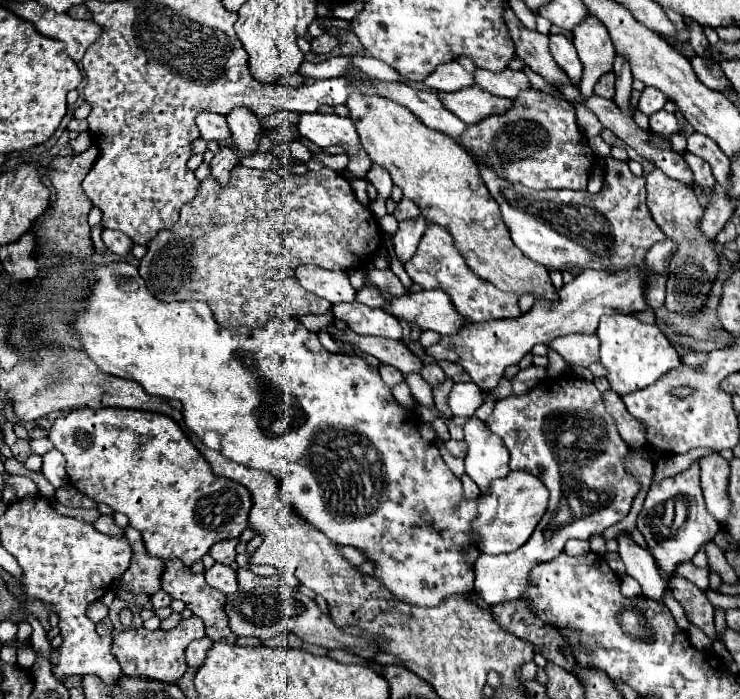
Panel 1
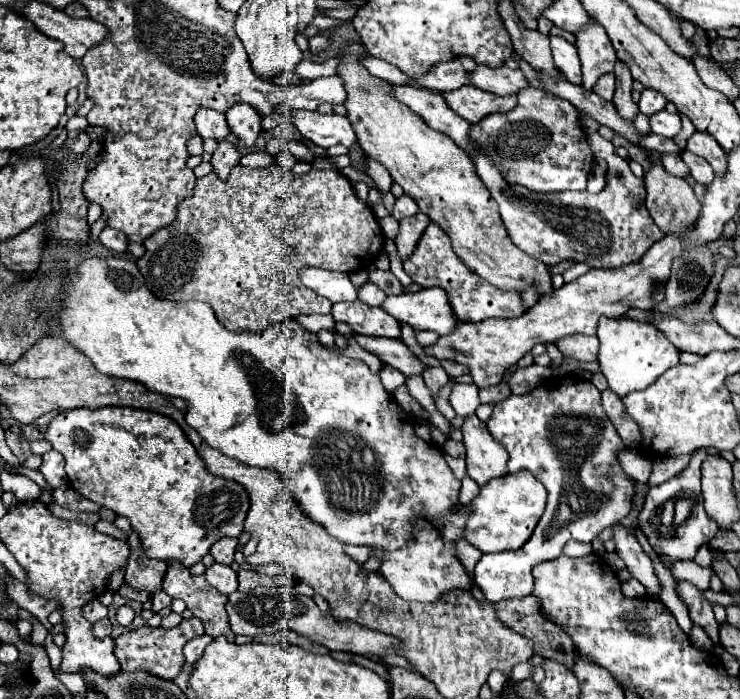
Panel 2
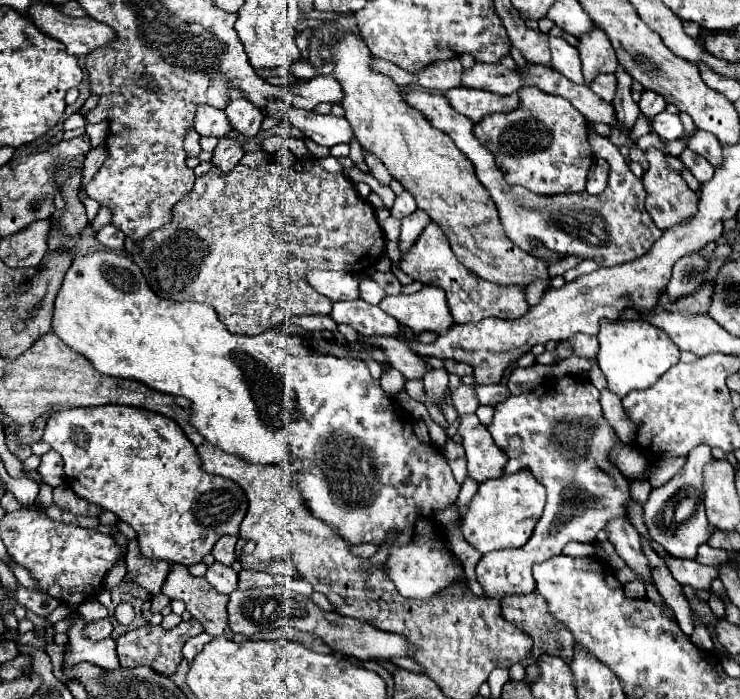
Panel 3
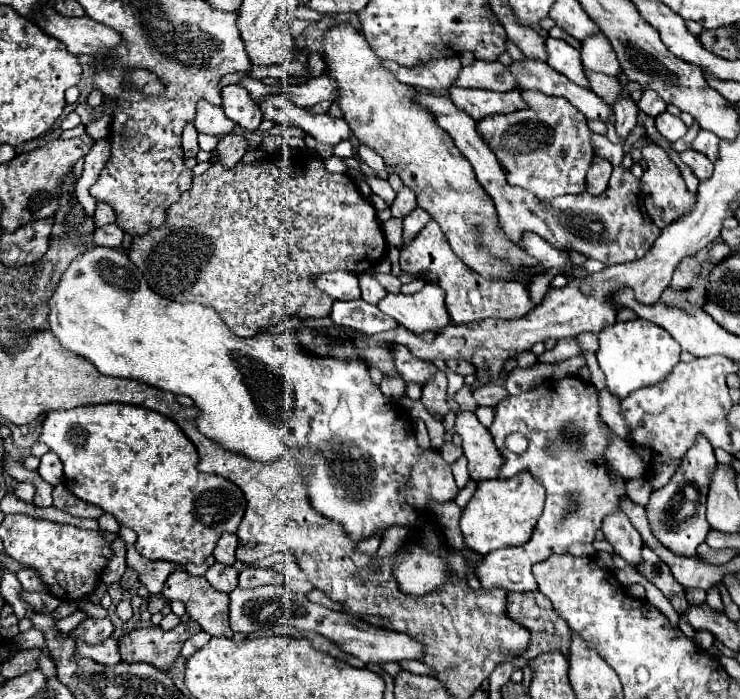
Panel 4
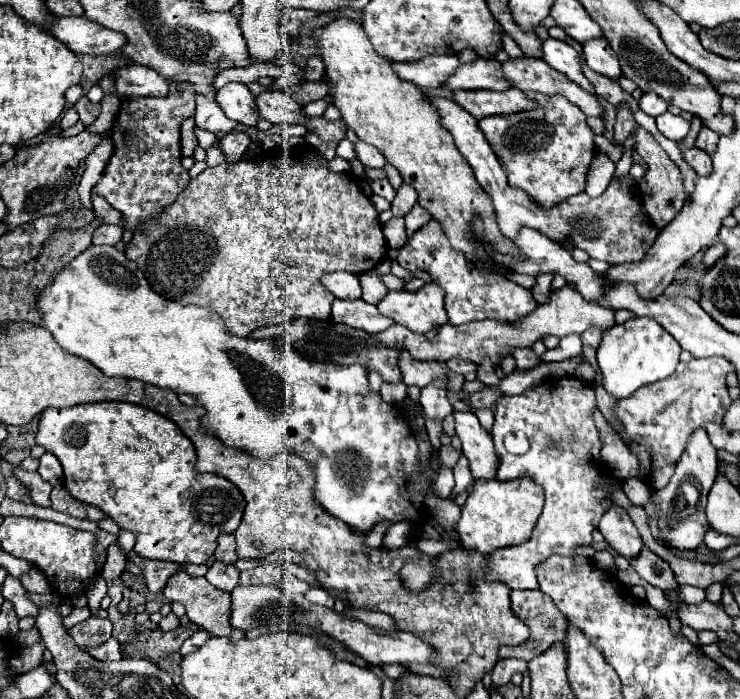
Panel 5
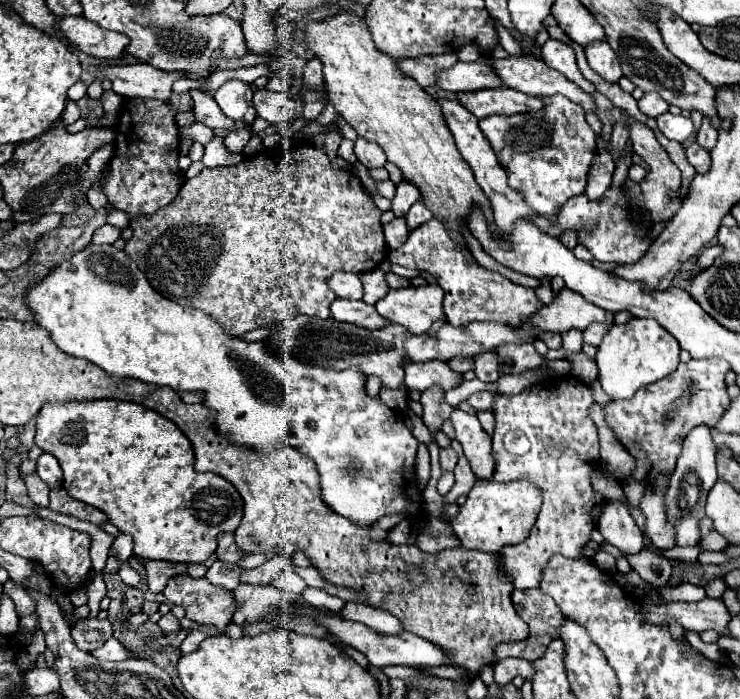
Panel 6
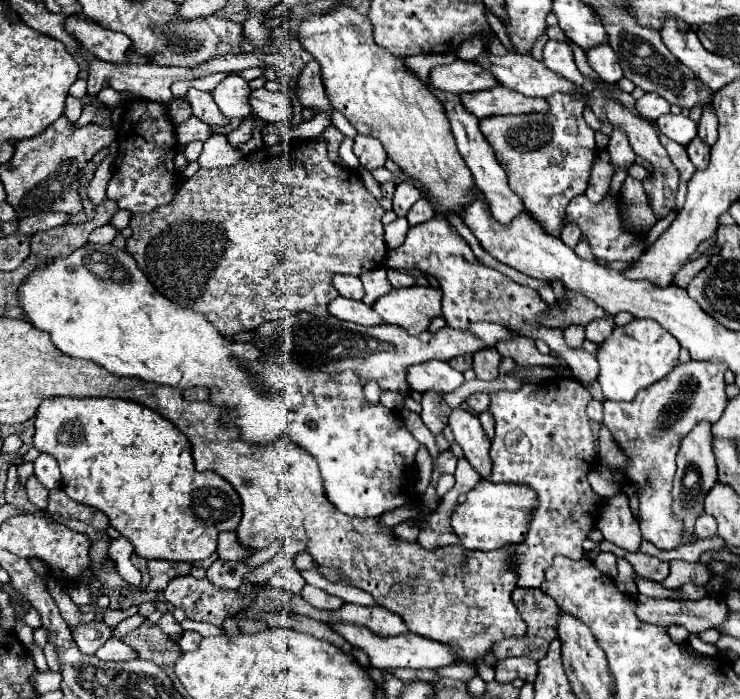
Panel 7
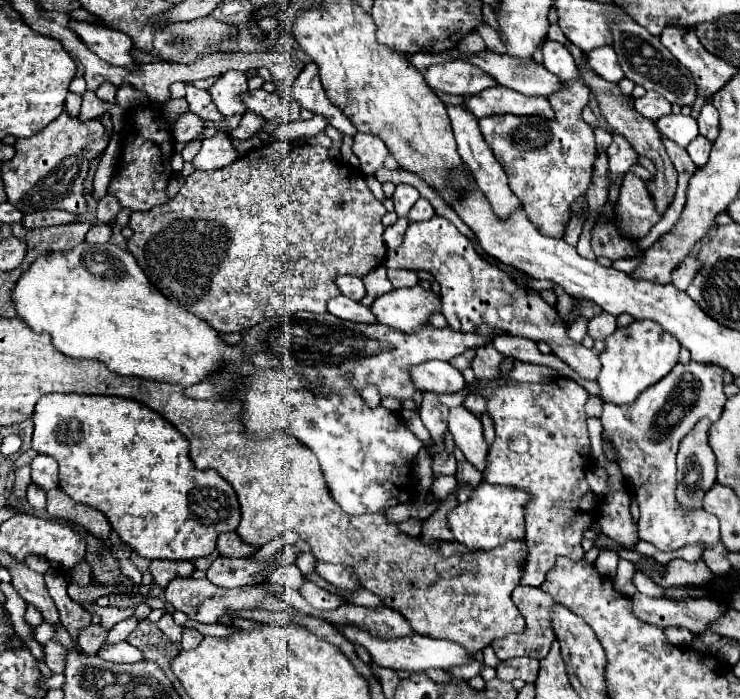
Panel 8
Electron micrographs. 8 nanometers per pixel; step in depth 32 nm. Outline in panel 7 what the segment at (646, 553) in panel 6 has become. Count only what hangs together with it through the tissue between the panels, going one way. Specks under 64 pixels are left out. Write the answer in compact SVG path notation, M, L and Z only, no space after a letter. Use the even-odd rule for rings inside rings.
M602 542L602 544L600 544L600 550L608 550L608 552L616 554L618 558L620 558L620 556L626 558L626 560L632 564L632 568L636 570L636 574L642 576L642 578L646 578L646 580L662 582L662 580L668 576L668 562L658 560L658 558L654 558L654 556L650 556L650 554L644 554L644 552L634 552L634 554L632 554L632 552L626 552L626 550L616 548L616 546L610 544L610 542Z

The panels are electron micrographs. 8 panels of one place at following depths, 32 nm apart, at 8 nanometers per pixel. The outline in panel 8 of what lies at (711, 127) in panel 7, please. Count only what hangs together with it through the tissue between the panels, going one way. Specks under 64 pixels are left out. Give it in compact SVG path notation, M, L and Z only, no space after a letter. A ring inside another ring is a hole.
M706 102L702 112L700 112L698 128L700 128L700 134L704 138L708 138L710 142L716 140L716 136L718 136L718 114L716 114L716 108L710 102Z

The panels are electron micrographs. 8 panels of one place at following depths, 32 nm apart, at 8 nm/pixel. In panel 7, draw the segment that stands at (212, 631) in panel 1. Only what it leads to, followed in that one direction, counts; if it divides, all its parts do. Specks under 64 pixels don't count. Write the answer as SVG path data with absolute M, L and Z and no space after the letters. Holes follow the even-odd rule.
M192 576L172 578L164 588L166 602L186 612L186 618L196 622L210 622L222 628L228 616L234 616L236 610L242 610L248 602L238 598L236 590L224 590L212 586L206 578L196 580Z

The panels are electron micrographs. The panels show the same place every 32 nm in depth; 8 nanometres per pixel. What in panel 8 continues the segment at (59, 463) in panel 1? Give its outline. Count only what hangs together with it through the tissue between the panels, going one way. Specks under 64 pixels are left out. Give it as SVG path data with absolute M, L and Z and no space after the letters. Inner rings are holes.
M38 454L32 460L32 480L42 488L42 490L52 490L58 488L58 464L52 456Z

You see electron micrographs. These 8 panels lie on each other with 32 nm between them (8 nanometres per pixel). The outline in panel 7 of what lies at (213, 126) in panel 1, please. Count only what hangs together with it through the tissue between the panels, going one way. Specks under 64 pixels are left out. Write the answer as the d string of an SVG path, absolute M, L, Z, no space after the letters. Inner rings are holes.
M190 88L188 100L190 100L190 106L192 106L192 114L196 118L200 118L202 122L206 122L210 126L228 126L230 124L230 118L226 118L220 112L220 108L216 106L214 98L208 92L200 92L200 90Z

